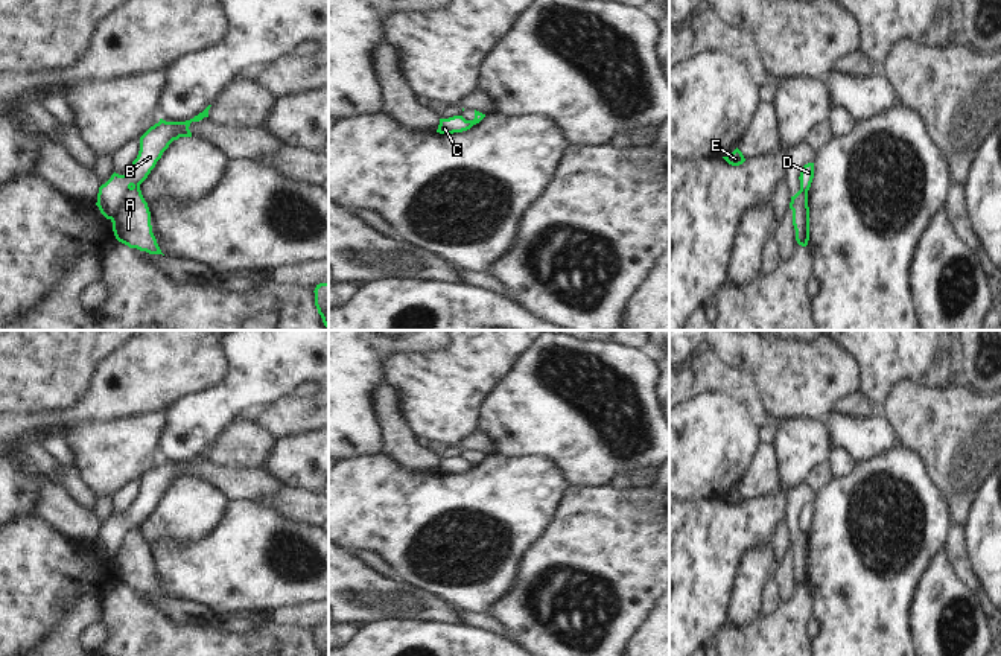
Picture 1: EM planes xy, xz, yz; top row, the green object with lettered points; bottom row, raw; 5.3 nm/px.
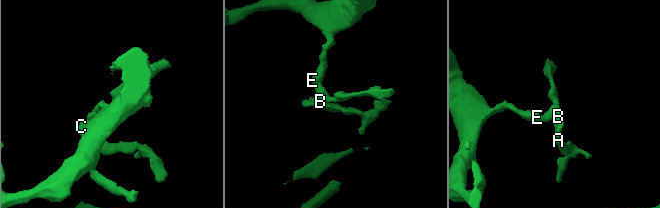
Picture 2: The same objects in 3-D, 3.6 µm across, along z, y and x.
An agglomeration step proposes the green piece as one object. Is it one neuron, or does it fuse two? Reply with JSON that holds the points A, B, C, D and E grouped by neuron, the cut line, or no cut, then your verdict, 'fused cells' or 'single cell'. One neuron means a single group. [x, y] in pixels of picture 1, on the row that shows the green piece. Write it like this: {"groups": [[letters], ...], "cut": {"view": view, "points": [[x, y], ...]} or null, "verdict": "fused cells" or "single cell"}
{"groups": [["A"], ["B", "C", "D", "E"]], "cut": {"view": "xy", "points": [[130, 186], [123, 195], [122, 206], [111, 219]]}, "verdict": "fused cells"}

